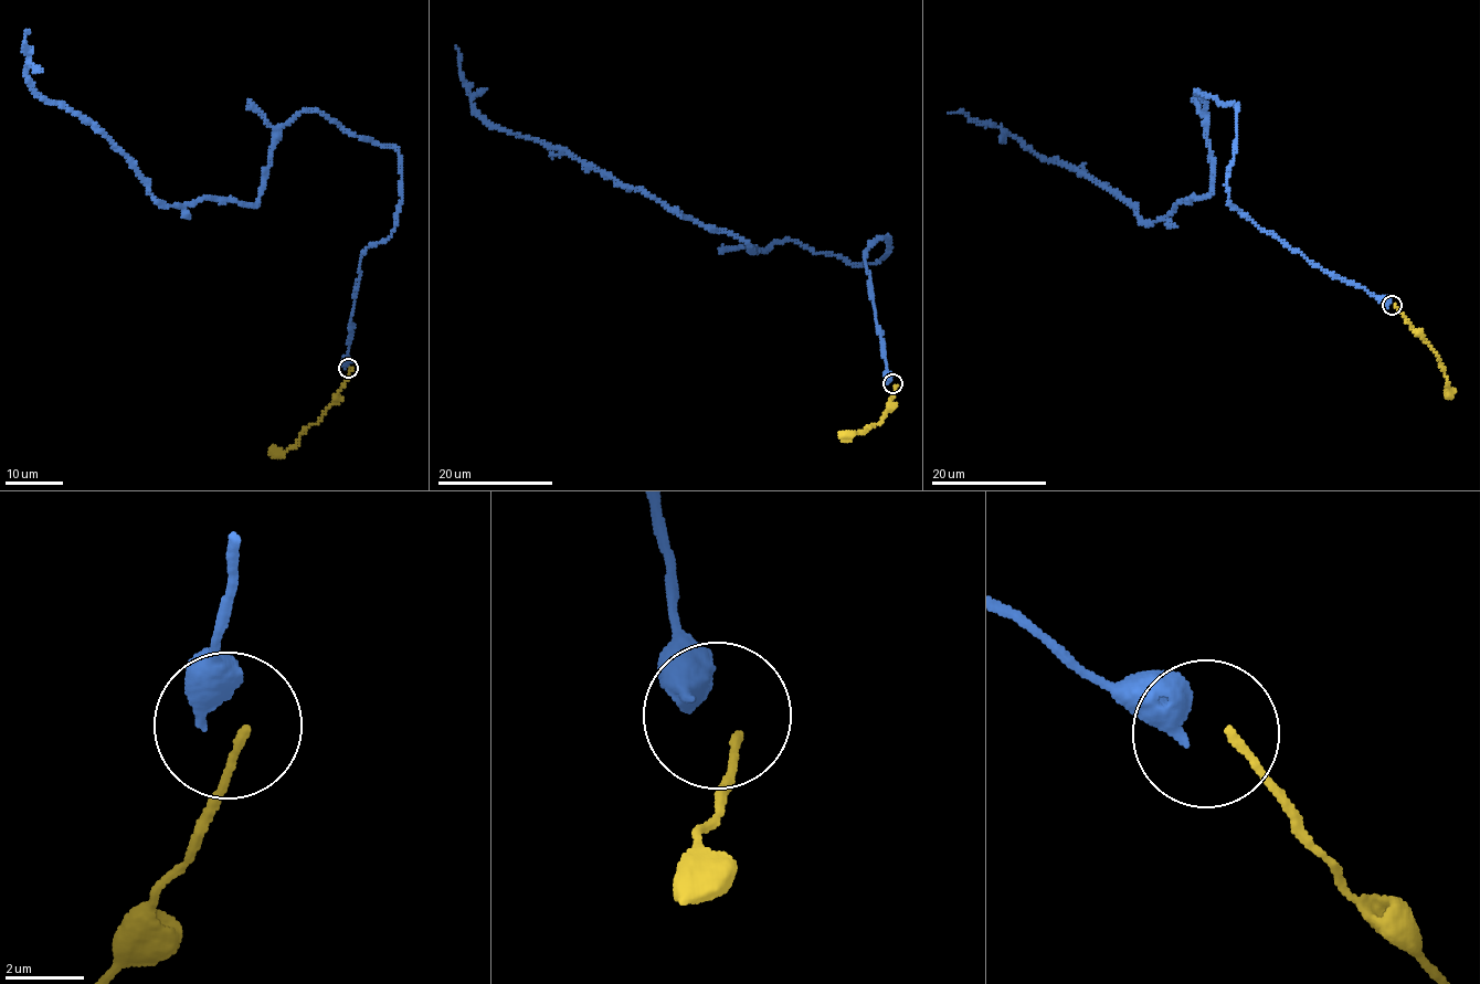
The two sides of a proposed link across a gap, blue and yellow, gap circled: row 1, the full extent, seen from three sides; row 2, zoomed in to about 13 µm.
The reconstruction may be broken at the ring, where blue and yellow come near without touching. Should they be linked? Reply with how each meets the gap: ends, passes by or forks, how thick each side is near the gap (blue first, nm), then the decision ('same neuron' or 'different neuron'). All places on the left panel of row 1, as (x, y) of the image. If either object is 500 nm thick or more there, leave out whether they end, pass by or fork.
blue ends there; yellow ends there; 480 nm thick on the blue side, 220 nm on the other; different neuron

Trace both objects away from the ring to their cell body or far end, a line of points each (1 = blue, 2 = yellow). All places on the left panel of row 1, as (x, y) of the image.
1: (346, 367), (401, 155), (300, 112), (254, 204), (160, 203), (108, 137), (45, 103), (25, 30)
2: (350, 368), (335, 400), (320, 419), (306, 427), (295, 446), (278, 453), (270, 452)

